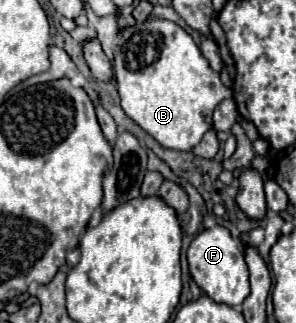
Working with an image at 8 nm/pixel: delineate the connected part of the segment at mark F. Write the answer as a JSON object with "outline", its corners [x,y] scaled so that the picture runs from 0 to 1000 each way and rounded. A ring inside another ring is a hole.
{"outline":[[[750,700],[689,712],[649,743],[649,755],[635,768],[635,824],[642,824],[642,854],[655,861],[655,873],[723,935],[804,947],[845,910],[838,824],[831,824],[824,786],[818,786],[811,762],[791,749],[791,737],[777,731],[777,718]]]}

